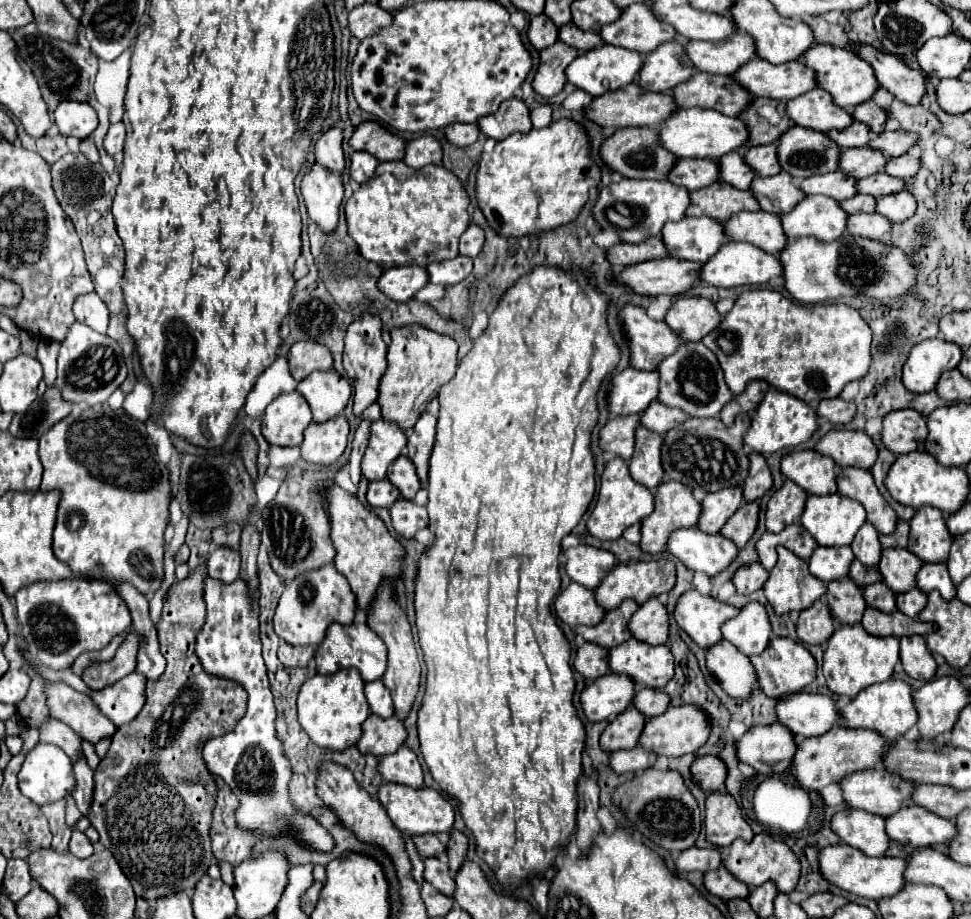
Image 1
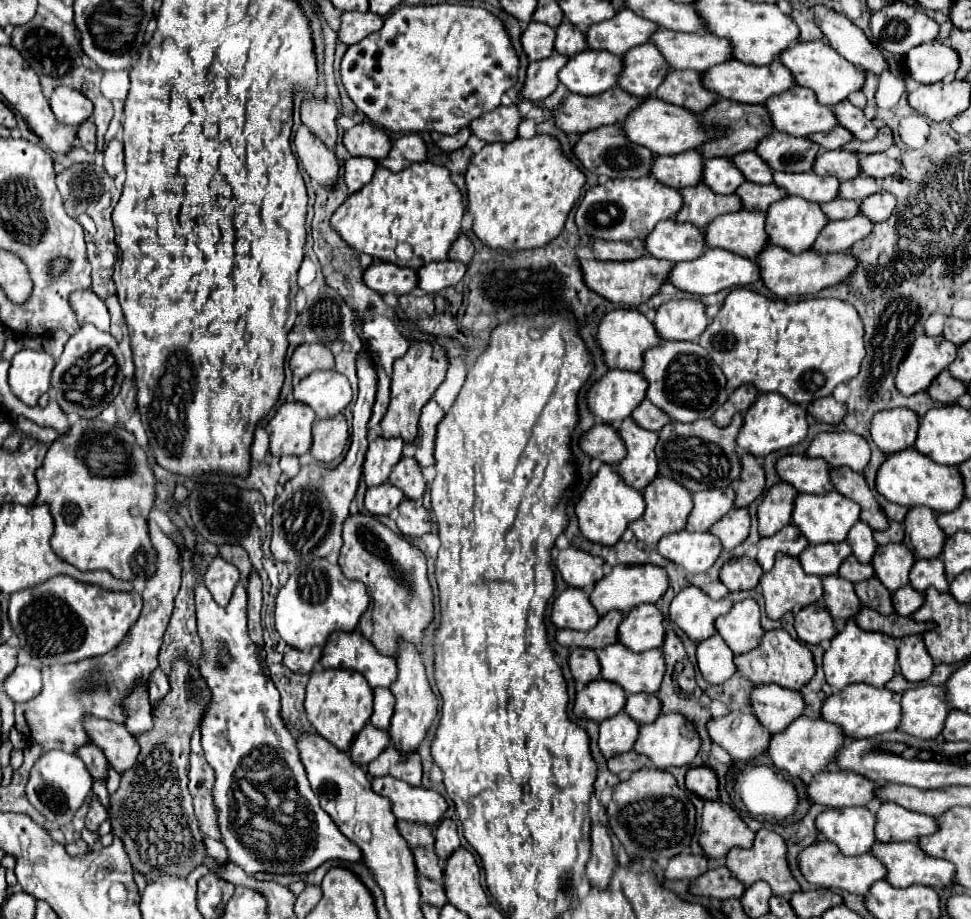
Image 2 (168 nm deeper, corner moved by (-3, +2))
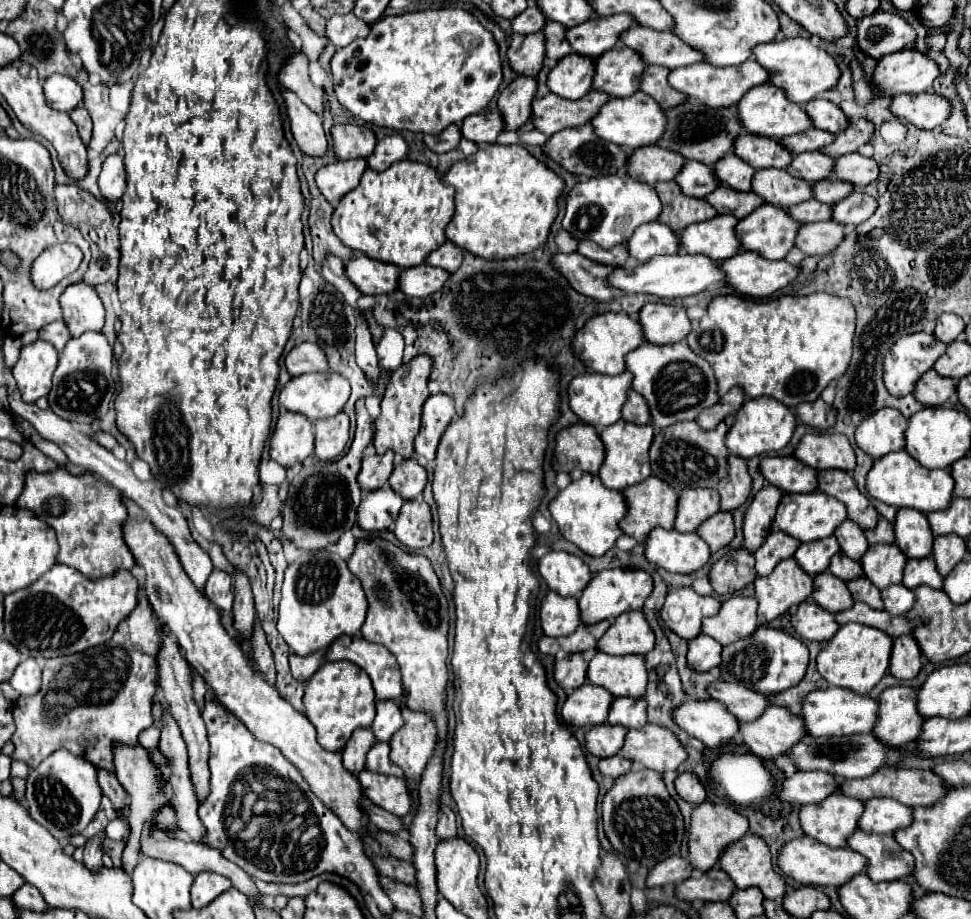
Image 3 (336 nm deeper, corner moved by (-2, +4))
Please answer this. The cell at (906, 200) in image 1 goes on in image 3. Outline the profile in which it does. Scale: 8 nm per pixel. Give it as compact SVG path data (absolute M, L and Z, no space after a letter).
M854 191L836 205L832 205L832 221L838 221L846 227L854 227L866 221L870 213L874 213L874 209L876 209L876 201L872 197Z

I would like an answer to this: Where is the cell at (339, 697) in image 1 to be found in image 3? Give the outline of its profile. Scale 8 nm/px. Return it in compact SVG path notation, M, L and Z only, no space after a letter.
M348 661L326 663L306 683L304 709L306 709L306 717L316 727L318 743L328 751L342 751L354 729L370 727L374 721L376 697L374 697L372 681L366 675L366 671L358 669L358 665L354 663Z

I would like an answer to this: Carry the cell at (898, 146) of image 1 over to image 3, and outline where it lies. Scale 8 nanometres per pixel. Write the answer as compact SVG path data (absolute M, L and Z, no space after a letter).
M852 119L848 123L848 127L834 133L834 141L830 145L826 145L826 149L820 149L820 151L832 159L846 155L846 153L854 153L860 145L870 141L872 131L874 131L874 125L870 125L870 121Z

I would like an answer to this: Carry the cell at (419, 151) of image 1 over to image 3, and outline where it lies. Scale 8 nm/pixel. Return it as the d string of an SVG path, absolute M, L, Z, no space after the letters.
M392 135L392 137L384 137L376 143L376 149L366 159L366 163L370 169L382 171L382 169L388 169L392 163L404 159L406 153L408 153L406 141L400 135Z

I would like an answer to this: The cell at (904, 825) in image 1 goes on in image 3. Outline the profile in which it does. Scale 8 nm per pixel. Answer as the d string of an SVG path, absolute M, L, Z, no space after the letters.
M874 797L864 801L864 813L858 819L858 827L868 833L894 833L902 825L910 825L912 809L886 797Z

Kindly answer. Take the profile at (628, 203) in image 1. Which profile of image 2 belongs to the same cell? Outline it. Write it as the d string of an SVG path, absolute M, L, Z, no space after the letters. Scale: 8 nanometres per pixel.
M655 177L641 179L609 179L597 187L591 187L577 207L575 223L585 227L591 237L607 241L631 241L635 237L645 239L659 221L673 219L683 207L679 189L657 183Z

